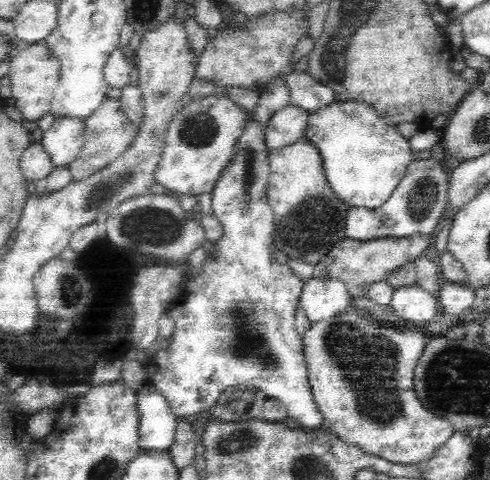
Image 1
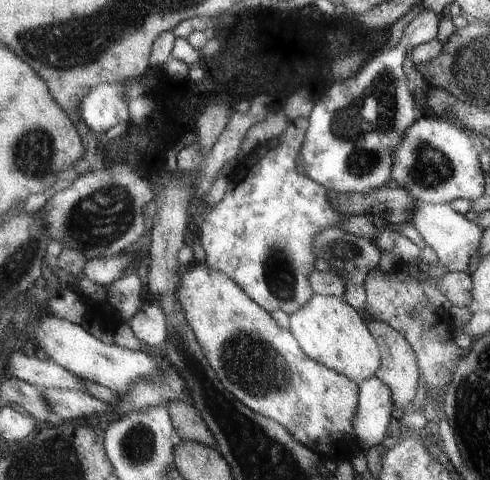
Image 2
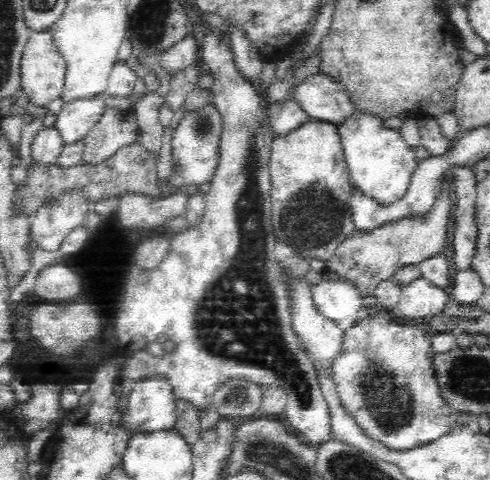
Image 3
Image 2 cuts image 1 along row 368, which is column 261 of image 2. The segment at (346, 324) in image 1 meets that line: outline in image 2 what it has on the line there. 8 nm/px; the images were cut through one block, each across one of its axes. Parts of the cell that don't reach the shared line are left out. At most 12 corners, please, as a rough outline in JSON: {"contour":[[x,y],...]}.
{"contour":[[229,274],[177,300],[221,382],[341,464],[359,382],[305,354]]}

